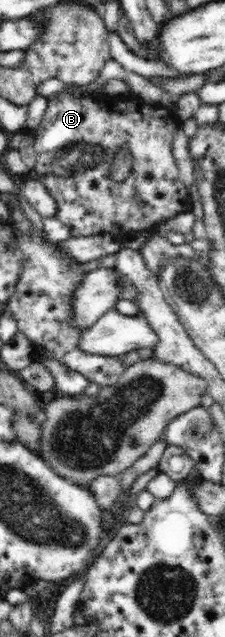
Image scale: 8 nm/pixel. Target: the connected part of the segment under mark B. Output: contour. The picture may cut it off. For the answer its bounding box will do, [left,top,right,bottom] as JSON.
[30,92,189,240]

